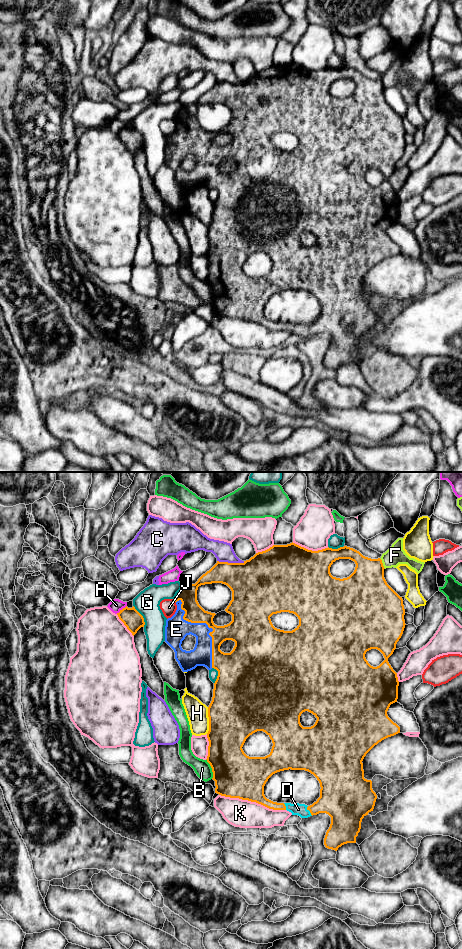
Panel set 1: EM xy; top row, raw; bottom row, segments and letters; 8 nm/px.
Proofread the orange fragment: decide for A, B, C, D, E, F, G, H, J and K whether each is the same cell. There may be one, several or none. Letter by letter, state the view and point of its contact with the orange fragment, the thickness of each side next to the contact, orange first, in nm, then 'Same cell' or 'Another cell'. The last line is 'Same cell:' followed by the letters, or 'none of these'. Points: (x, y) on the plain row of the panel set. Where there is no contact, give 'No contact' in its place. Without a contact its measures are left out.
A: Touches orange at xy (122, 129). Thickness 160 nm (orange) against 100 nm. Another cell
B: Touches orange at xy (212, 289). Thickness 360 nm (orange) against 140 nm. Another cell
C: Touches orange at xy (231, 83). Thickness 380 nm (orange) against 160 nm. Another cell
D: Touches orange at xy (309, 330). Thickness 300 nm (orange) against 100 nm. Same cell
E: Touches orange at xy (207, 144). Thickness 180 nm (orange) against 180 nm. Same cell
F: Touches orange at xy (382, 83). Thickness 340 nm (orange) against 160 nm. Another cell
G: Touches orange at xy (142, 136). Thickness 160 nm (orange) against 200 nm. Another cell
H: Touches orange at xy (209, 240). Thickness 460 nm (orange) against 180 nm. Another cell
J: Touches orange at xy (175, 121). Thickness 160 nm (orange) against 130 nm. Another cell
K: Touches orange at xy (252, 321). Thickness 360 nm (orange) against 220 nm. Another cell
Same cell: D, E

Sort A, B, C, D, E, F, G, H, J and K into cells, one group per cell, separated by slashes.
A / B / C / D E / F / G / H / J / K

